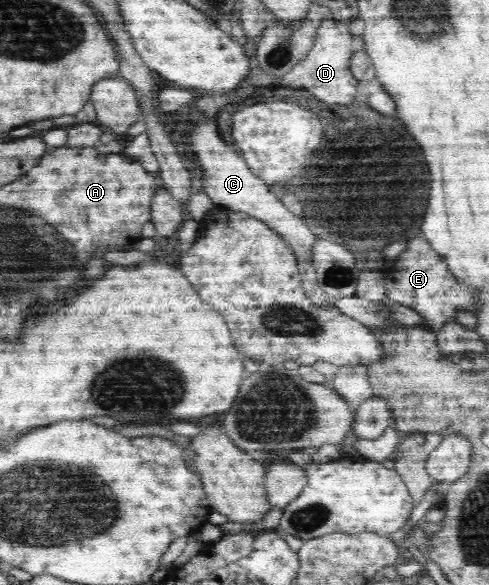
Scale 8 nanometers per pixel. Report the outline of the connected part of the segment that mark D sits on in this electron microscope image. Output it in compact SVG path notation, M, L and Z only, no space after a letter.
M336 18L322 19L312 48L308 51L305 59L302 59L288 73L280 78L280 83L294 89L306 89L312 95L316 95L320 101L328 103L348 103L356 94L357 84L360 83L349 68L352 55L364 50L365 41L361 36L354 36L350 32L347 21Z

